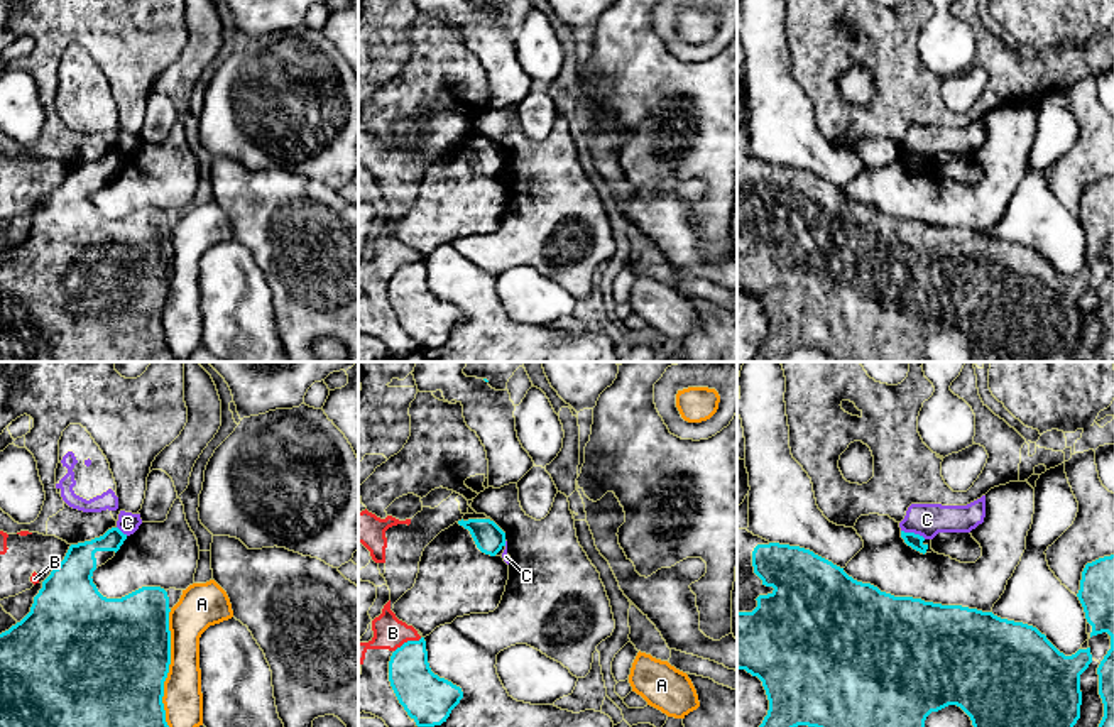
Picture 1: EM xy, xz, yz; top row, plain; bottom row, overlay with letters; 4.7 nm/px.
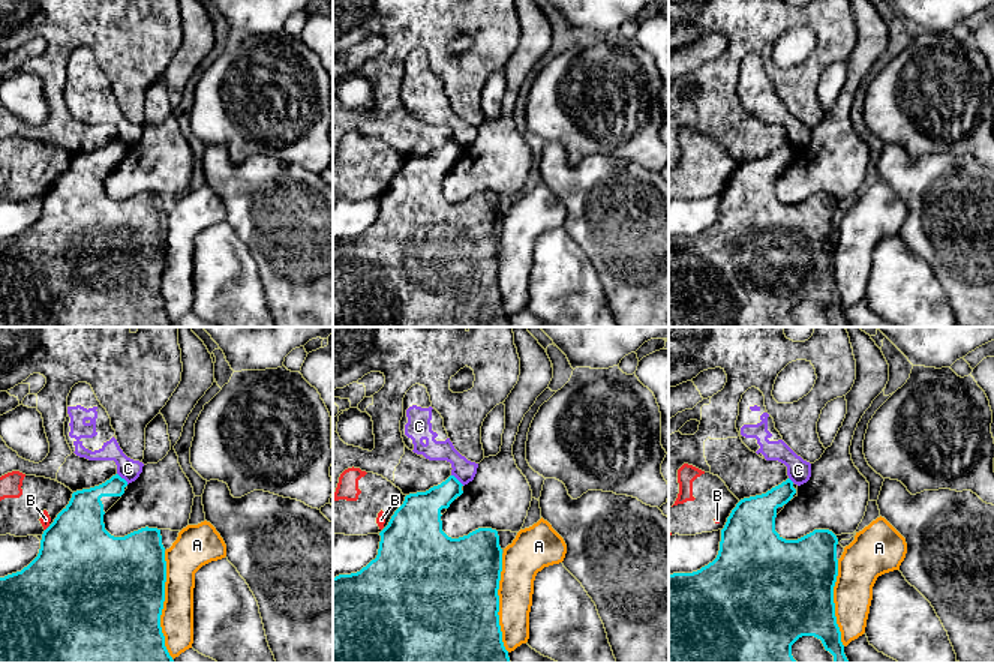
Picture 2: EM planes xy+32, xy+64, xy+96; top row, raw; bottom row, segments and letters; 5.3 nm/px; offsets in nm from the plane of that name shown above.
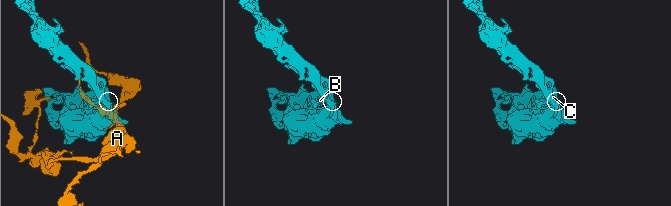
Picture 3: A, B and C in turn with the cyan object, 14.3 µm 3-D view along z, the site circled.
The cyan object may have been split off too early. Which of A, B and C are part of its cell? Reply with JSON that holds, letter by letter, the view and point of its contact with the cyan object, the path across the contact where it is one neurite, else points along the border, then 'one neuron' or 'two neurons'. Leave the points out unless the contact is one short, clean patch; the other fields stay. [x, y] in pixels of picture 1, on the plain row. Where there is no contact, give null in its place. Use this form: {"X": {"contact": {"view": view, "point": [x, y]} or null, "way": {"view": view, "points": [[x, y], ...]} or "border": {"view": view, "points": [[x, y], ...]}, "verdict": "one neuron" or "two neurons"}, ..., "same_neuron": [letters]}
{"A": {"contact": {"view": "xy", "point": [166, 296]}, "verdict": "two neurons"}, "B": {"contact": {"view": "xz", "point": [408, 262]}, "border": {"view": "xz", "points": [[421, 259], [404, 262], [394, 273]]}, "verdict": "two neurons"}, "C": {"contact": {"view": "yz", "point": [913, 154]}, "border": {"view": "yz", "points": [[901, 151], [925, 159]]}, "verdict": "two neurons"}, "same_neuron": []}

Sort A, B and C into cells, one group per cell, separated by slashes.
A / B C

